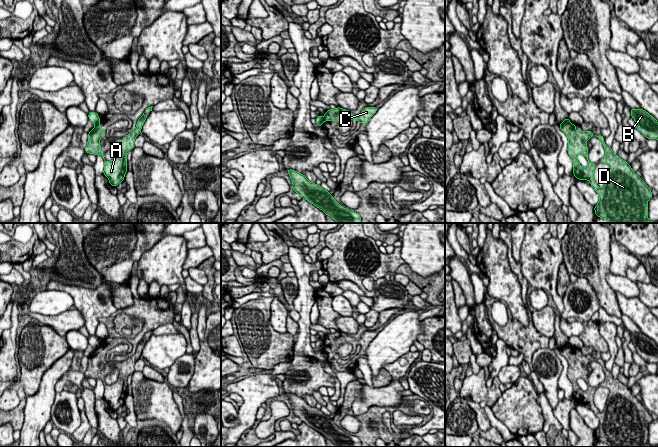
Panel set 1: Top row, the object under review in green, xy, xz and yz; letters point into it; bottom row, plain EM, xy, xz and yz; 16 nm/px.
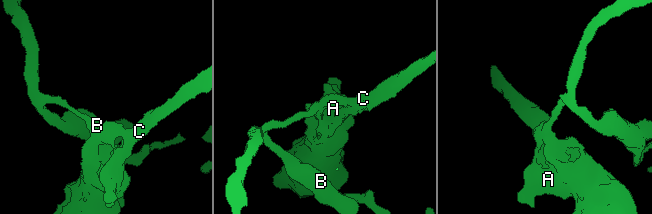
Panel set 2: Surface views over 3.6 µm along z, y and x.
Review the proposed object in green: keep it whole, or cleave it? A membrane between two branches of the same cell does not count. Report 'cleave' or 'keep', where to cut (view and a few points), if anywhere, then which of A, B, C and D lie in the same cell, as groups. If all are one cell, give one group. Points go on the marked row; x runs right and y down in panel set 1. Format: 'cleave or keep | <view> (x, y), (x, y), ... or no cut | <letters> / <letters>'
cleave | xz (322, 117), (323, 122) | A C D / B

